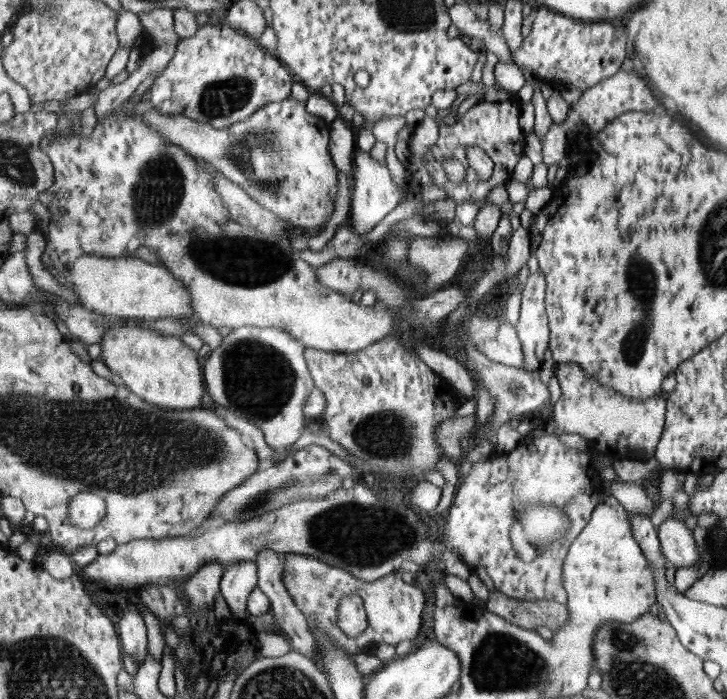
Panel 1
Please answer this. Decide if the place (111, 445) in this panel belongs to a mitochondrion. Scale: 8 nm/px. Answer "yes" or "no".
yes

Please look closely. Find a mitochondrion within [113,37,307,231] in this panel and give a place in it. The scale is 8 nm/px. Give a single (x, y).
(241, 151)

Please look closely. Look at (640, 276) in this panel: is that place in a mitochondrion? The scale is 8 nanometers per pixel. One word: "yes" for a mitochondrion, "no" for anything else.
yes

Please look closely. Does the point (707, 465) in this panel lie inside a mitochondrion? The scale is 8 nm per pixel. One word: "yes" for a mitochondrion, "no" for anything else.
no

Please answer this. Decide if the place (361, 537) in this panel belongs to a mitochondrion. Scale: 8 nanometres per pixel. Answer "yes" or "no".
yes

